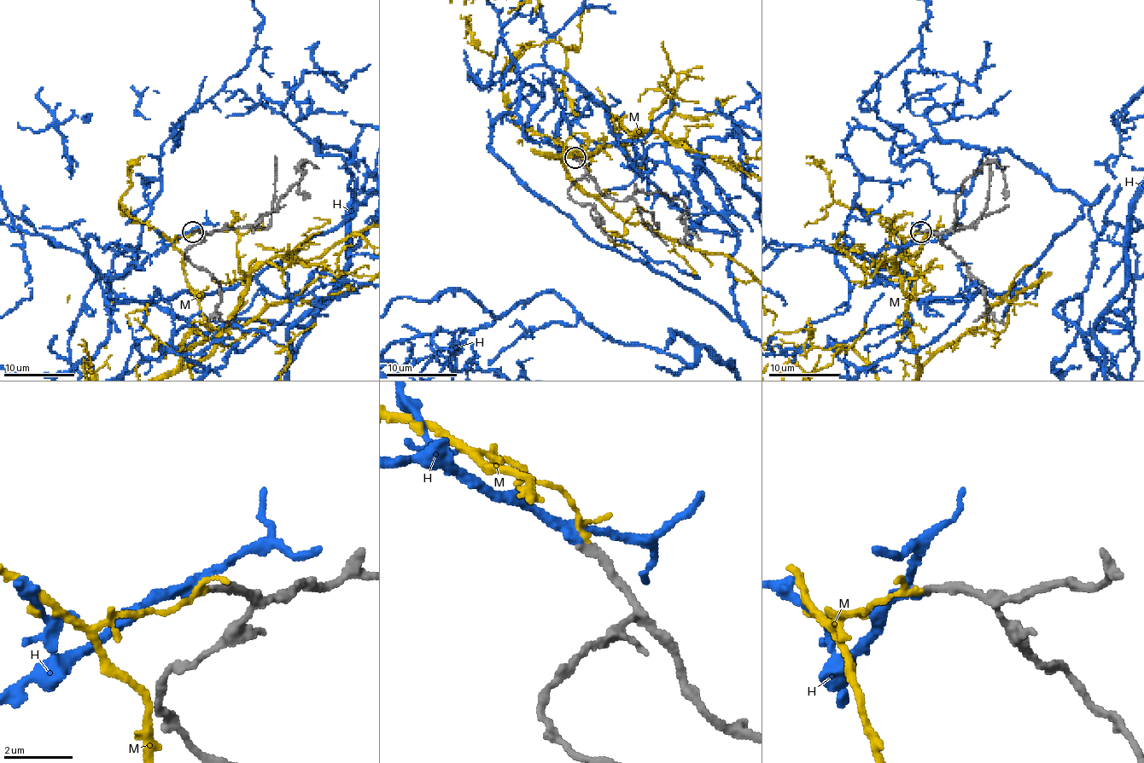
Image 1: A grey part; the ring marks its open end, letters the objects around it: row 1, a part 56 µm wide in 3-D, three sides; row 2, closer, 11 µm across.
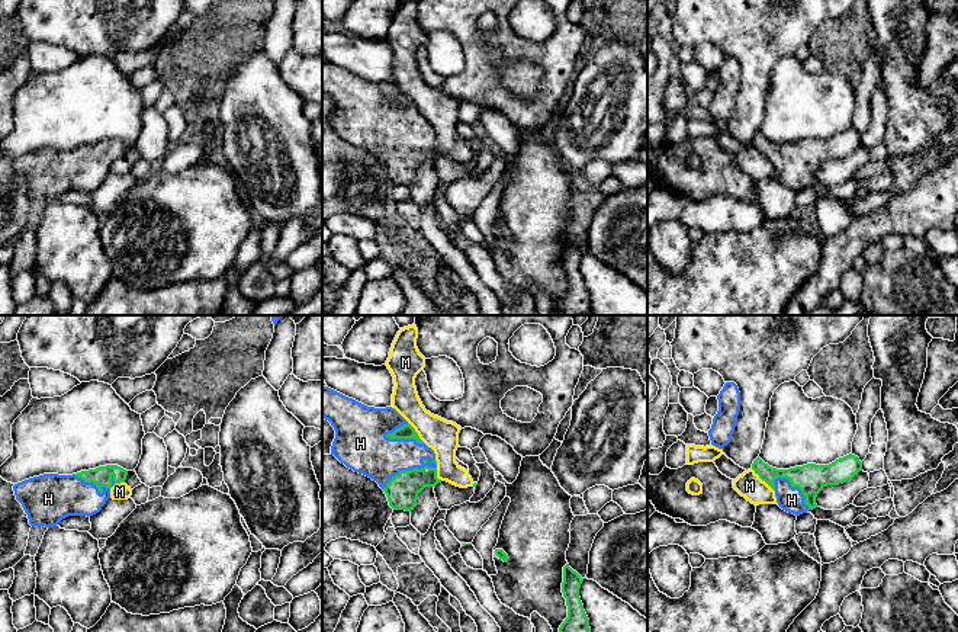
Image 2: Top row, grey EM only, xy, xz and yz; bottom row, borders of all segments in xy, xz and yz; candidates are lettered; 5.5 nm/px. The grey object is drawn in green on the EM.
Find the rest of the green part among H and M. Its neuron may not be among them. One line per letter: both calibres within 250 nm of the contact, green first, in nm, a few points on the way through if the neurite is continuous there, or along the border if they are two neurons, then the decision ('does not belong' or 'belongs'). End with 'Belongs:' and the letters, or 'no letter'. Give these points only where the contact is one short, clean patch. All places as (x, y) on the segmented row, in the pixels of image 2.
H: 180/260 nm | belongs
M: 150/140 nm | does not belong
Belongs: H

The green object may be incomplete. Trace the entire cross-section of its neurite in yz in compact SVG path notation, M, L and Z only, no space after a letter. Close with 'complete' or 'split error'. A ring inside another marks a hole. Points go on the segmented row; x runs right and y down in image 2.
M849 453L829 465L807 463L777 469L758 456L752 469L775 491L782 510L800 516L817 507L816 497L824 487L843 484L862 471L862 462Z; split error

